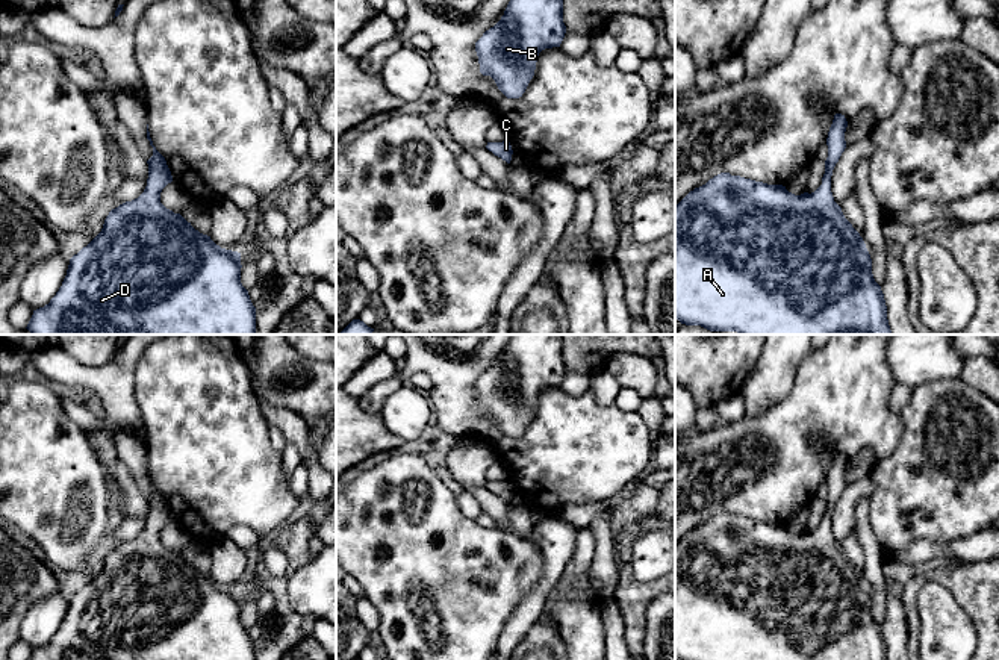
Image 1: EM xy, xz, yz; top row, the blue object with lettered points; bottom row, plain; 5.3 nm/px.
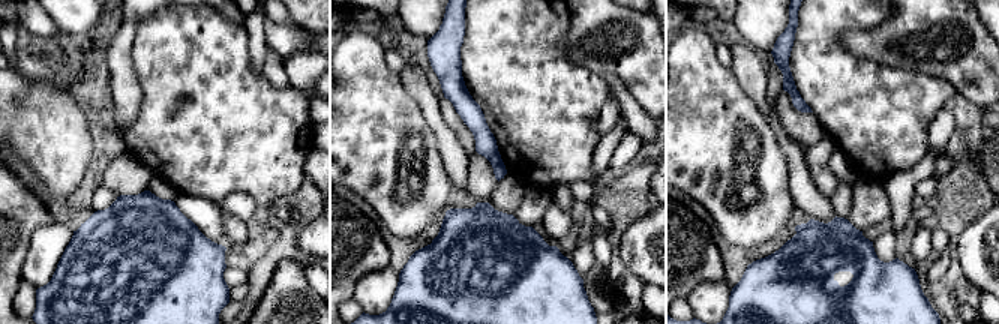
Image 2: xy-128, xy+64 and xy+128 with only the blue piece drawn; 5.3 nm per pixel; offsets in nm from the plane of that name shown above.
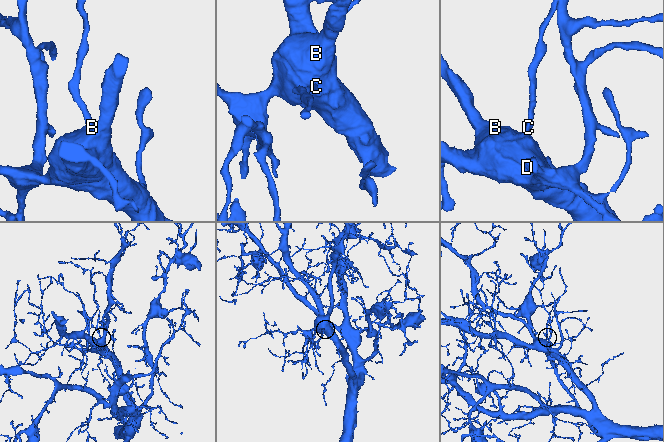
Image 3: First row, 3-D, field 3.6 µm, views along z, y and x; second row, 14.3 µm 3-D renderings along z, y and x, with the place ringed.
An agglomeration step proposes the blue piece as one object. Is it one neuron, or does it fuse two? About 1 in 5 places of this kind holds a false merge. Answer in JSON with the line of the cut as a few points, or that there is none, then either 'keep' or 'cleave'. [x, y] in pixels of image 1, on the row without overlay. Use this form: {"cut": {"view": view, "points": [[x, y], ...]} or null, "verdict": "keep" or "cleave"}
{"cut": null, "verdict": "keep"}

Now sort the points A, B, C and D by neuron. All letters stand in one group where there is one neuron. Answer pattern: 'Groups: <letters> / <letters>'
Groups: A B C D

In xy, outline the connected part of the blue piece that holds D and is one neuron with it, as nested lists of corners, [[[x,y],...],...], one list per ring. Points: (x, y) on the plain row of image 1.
[[[147,463],[153,495],[147,500],[144,531],[112,548],[101,571],[70,598],[62,625],[48,643],[33,649],[30,660],[256,660],[256,646],[241,622],[241,592],[221,587],[195,569],[180,553],[160,542],[162,528],[173,521],[165,497],[156,489]]]

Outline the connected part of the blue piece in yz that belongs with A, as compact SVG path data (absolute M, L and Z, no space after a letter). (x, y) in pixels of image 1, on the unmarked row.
M836 453L826 477L828 497L822 524L811 533L795 534L783 524L720 512L675 545L675 658L889 660L866 583L831 531L832 509L846 487L846 466L845 454Z

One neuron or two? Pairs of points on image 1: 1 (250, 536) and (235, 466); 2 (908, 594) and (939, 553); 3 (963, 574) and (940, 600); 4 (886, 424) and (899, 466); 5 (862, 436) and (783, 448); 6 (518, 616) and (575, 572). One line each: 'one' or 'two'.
1: two
2: two
3: two
4: two
5: one
6: two

